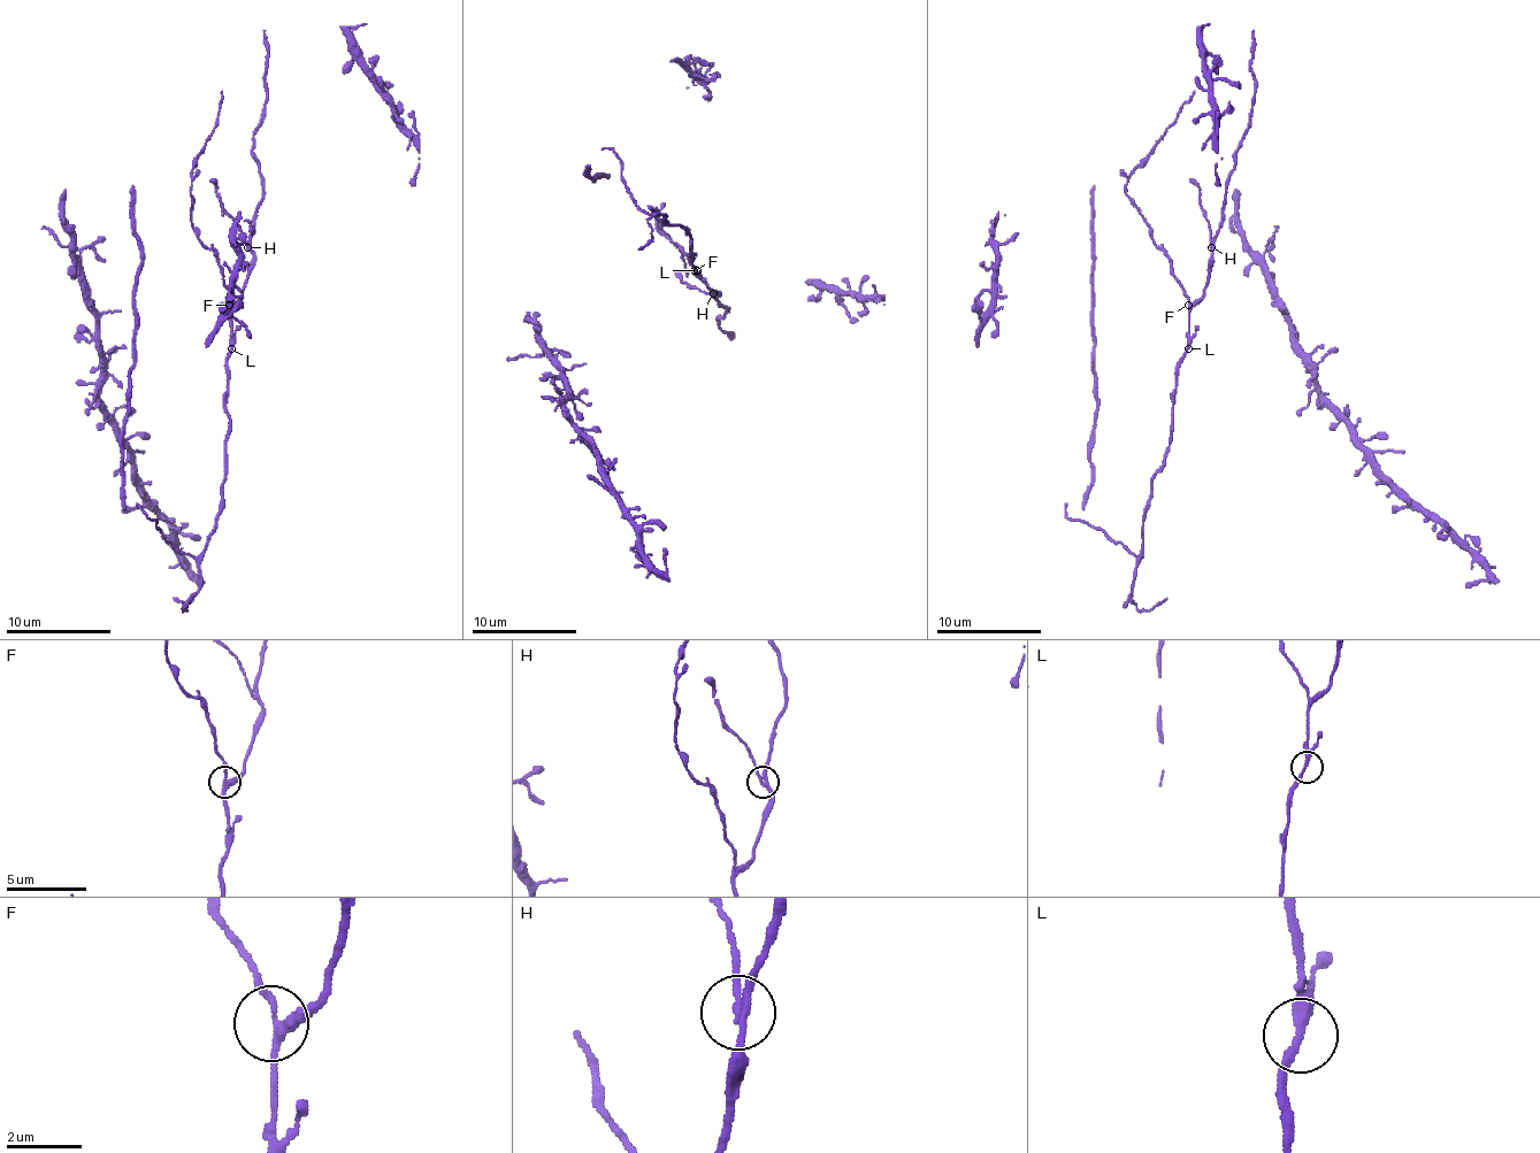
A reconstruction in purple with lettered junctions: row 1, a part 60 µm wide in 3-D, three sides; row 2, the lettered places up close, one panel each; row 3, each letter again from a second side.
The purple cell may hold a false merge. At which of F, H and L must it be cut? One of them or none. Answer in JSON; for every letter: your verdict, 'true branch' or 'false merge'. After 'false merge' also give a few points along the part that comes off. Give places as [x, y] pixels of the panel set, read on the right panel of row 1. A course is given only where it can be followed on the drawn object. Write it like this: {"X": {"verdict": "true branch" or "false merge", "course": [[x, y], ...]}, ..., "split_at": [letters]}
{"F": {"verdict": "true branch"}, "H": {"verdict": "false merge", "course": [[1211, 246], [1209, 220], [1201, 207], [1198, 186], [1190, 178]]}, "L": {"verdict": "true branch"}, "split_at": ["H"]}

